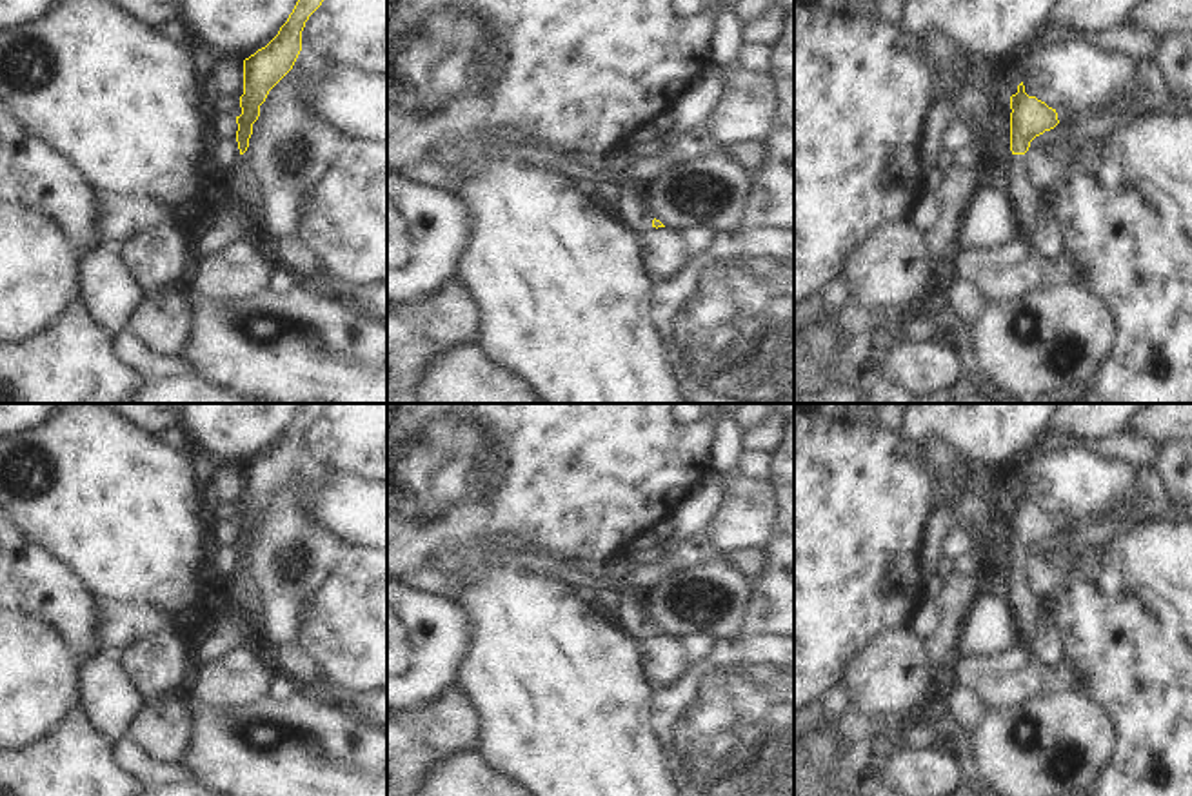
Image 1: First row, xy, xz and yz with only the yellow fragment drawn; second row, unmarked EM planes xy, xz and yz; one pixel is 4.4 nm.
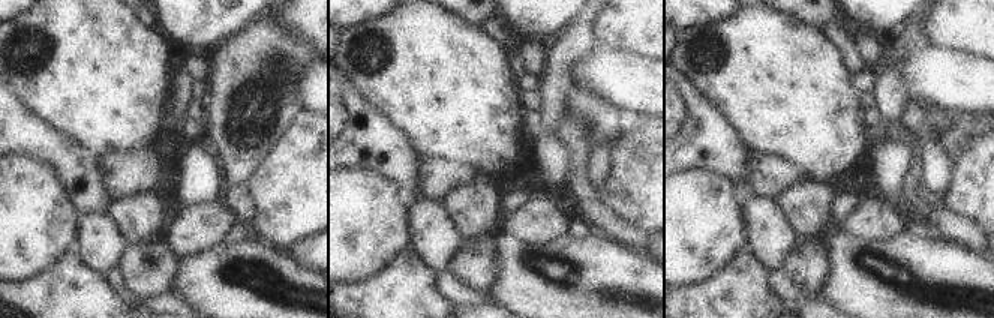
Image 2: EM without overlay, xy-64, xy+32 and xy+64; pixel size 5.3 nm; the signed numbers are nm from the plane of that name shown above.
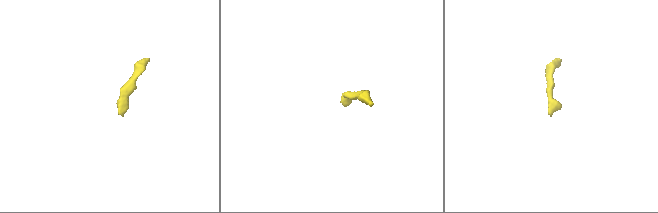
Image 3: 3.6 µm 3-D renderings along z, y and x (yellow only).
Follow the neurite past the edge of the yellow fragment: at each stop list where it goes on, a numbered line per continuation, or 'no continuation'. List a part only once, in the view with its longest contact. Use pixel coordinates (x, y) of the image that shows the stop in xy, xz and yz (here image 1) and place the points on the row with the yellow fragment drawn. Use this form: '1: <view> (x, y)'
1: yz (1025, 198)

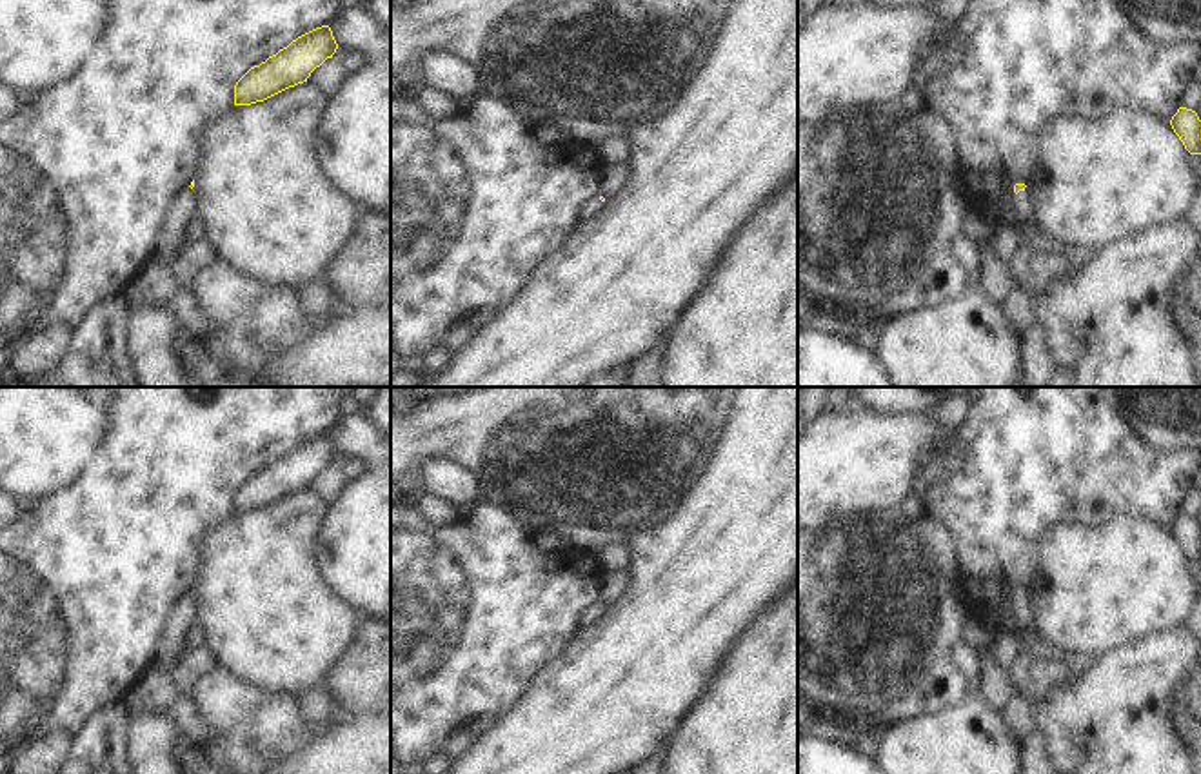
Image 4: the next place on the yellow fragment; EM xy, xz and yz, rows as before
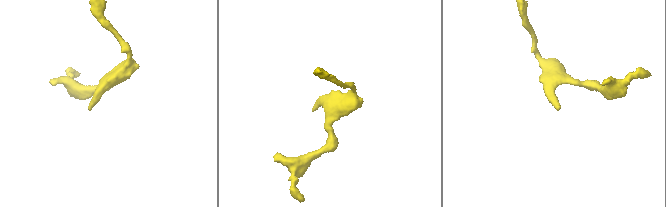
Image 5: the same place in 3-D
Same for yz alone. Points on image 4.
1: yz (1023, 202)

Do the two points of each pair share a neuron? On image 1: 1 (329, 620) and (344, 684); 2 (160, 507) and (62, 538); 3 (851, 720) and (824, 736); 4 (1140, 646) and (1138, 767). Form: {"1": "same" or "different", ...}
{"1": "same", "2": "same", "3": "same", "4": "same"}

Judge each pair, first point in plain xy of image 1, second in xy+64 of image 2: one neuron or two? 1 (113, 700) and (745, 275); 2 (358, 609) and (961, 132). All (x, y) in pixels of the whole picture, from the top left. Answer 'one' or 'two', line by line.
1: two
2: two

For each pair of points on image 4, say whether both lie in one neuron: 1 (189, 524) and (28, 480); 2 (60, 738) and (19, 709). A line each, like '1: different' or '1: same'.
1: different
2: different

